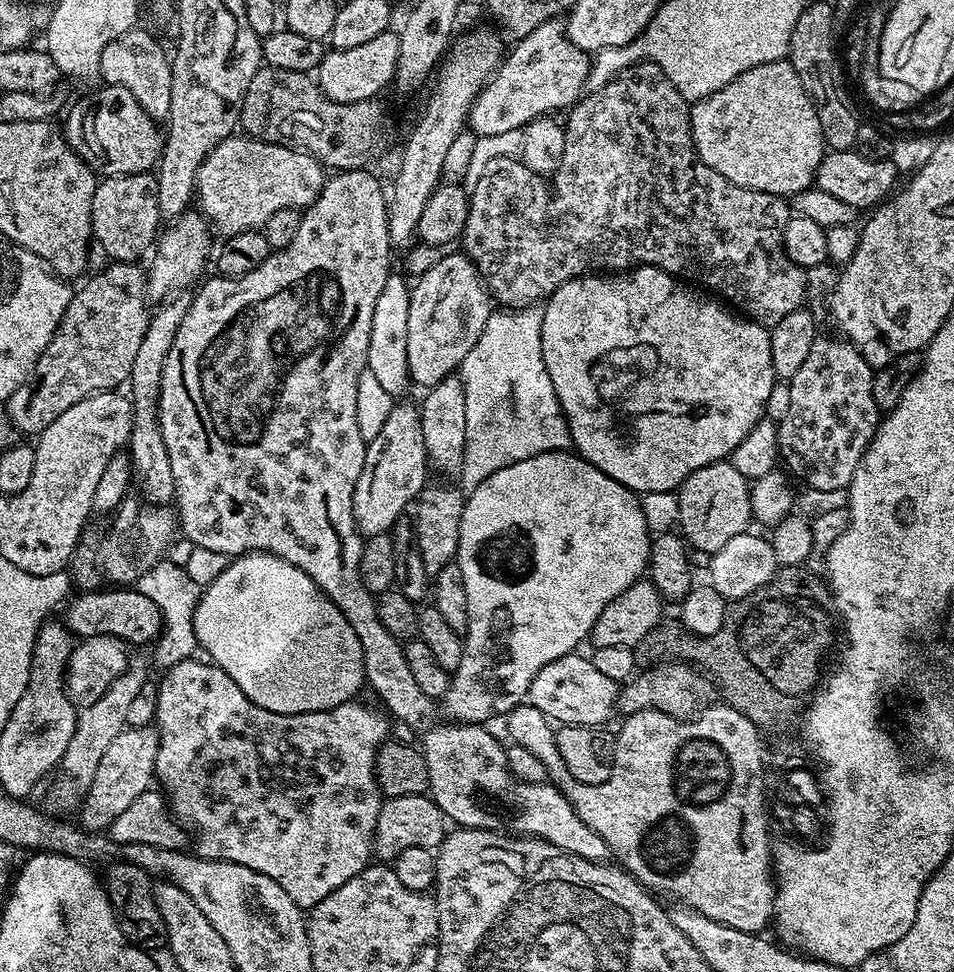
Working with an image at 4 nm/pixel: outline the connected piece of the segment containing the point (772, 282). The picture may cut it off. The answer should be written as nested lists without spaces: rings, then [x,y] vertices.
[[[647,62],[632,64],[625,72],[619,72],[614,79],[606,82],[606,86],[589,91],[572,106],[567,116],[568,122],[566,121],[564,128],[565,150],[559,166],[550,176],[552,188],[543,175],[531,172],[523,160],[515,155],[494,158],[478,178],[477,184],[470,188],[462,251],[477,266],[486,270],[486,287],[497,305],[508,310],[531,308],[547,300],[554,290],[558,290],[558,286],[562,286],[562,282],[573,280],[575,276],[604,274],[609,270],[631,270],[643,266],[661,268],[663,272],[668,272],[674,277],[682,275],[688,280],[691,280],[690,278],[701,280],[705,284],[703,287],[709,293],[715,294],[721,301],[739,310],[747,319],[754,320],[757,324],[771,326],[782,322],[786,314],[794,314],[794,310],[805,307],[808,280],[816,288],[833,283],[834,276],[824,272],[823,267],[807,269],[790,262],[784,249],[784,231],[790,215],[790,204],[785,197],[738,186],[722,178],[718,170],[710,170],[710,166],[706,166],[706,162],[700,160],[700,155],[696,152],[696,143],[692,141],[692,114],[689,101],[685,100],[684,95],[674,86],[674,82],[666,78],[666,74],[657,64]]]

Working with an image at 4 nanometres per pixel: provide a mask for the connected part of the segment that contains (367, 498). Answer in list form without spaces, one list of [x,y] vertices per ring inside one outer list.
[[[415,403],[396,404],[387,409],[382,430],[367,441],[362,474],[354,486],[354,518],[365,537],[391,533],[396,519],[419,497],[429,483],[430,465],[426,442],[422,438],[420,410]]]

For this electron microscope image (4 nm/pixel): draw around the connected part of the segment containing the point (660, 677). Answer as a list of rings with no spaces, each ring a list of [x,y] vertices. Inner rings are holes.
[[[688,662],[653,664],[645,667],[639,674],[633,675],[619,689],[619,711],[624,714],[631,714],[653,708],[659,712],[676,716],[679,720],[689,719],[703,712],[705,708],[713,703],[712,688],[708,685],[707,679],[709,680],[707,675],[701,674]]]

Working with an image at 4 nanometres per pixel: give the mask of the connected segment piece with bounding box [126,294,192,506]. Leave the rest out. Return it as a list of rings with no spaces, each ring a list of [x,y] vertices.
[[[173,294],[167,297],[159,306],[160,309],[151,313],[146,334],[142,338],[142,346],[138,346],[138,354],[134,357],[134,366],[130,377],[132,392],[132,429],[126,448],[131,455],[132,474],[134,484],[140,487],[139,495],[149,505],[171,505],[173,503],[176,487],[174,486],[174,474],[170,471],[170,454],[166,454],[166,442],[162,438],[162,426],[160,425],[160,383],[162,382],[162,366],[166,366],[166,354],[170,354],[170,346],[174,346],[174,334],[178,334],[178,326],[186,318],[186,314],[192,305],[192,296],[188,294]]]

